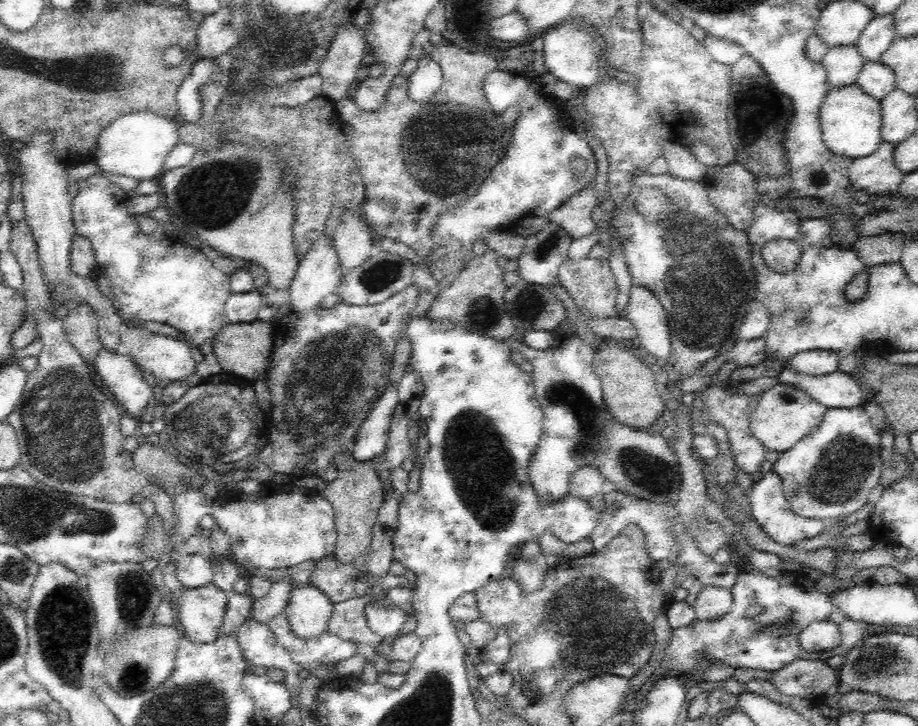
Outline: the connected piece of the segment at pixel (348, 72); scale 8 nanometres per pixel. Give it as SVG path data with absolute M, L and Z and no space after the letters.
M344 26L338 30L317 73L322 80L322 96L332 101L346 98L350 86L357 83L367 44L365 33L356 26Z

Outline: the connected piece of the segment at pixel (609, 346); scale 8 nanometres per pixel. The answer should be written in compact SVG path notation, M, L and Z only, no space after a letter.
M604 341L593 354L592 371L601 380L604 403L614 420L641 429L650 427L666 409L658 393L656 374L640 361L632 345Z

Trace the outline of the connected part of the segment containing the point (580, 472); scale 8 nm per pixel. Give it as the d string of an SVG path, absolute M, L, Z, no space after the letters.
M592 464L580 466L570 476L569 495L588 501L593 495L607 491L608 482L602 473Z

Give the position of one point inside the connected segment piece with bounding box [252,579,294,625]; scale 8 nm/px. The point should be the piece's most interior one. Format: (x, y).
(264, 608)

